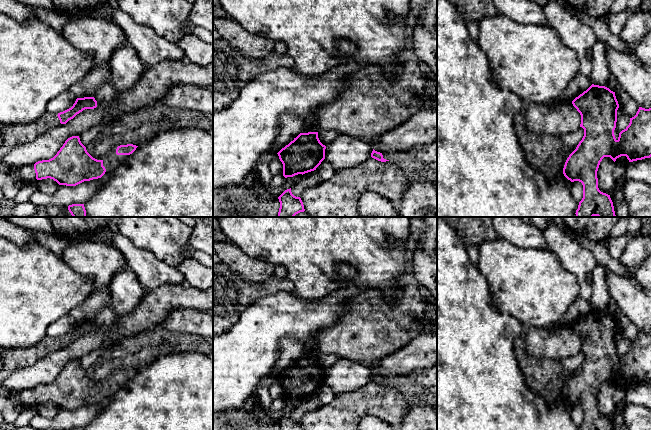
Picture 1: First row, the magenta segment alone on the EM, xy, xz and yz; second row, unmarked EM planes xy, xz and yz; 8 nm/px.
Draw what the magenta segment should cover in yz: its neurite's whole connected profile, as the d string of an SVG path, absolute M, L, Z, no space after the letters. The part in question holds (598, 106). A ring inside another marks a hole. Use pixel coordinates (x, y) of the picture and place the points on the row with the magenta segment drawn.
M592 84L572 104L581 115L580 127L584 129L584 136L567 158L563 174L571 182L579 181L583 185L583 198L576 210L576 217L616 217L610 195L598 188L597 171L604 157L610 157L614 162L621 156L626 156L629 162L651 157L651 108L639 107L636 115L630 118L629 125L616 139L614 130L619 104L615 92L605 86Z

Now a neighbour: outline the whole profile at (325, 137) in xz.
M320 130L318 132L318 138L319 138L320 142L325 146L327 144L331 143L338 136L339 136L339 134L334 130L330 130L330 131Z

